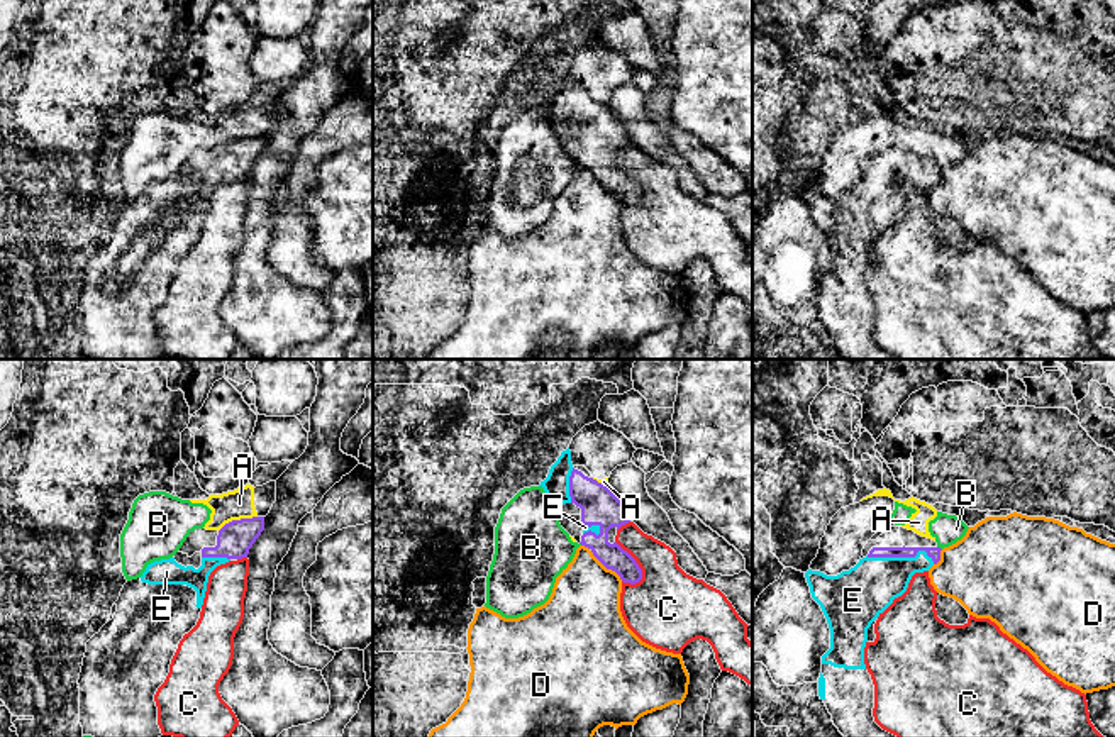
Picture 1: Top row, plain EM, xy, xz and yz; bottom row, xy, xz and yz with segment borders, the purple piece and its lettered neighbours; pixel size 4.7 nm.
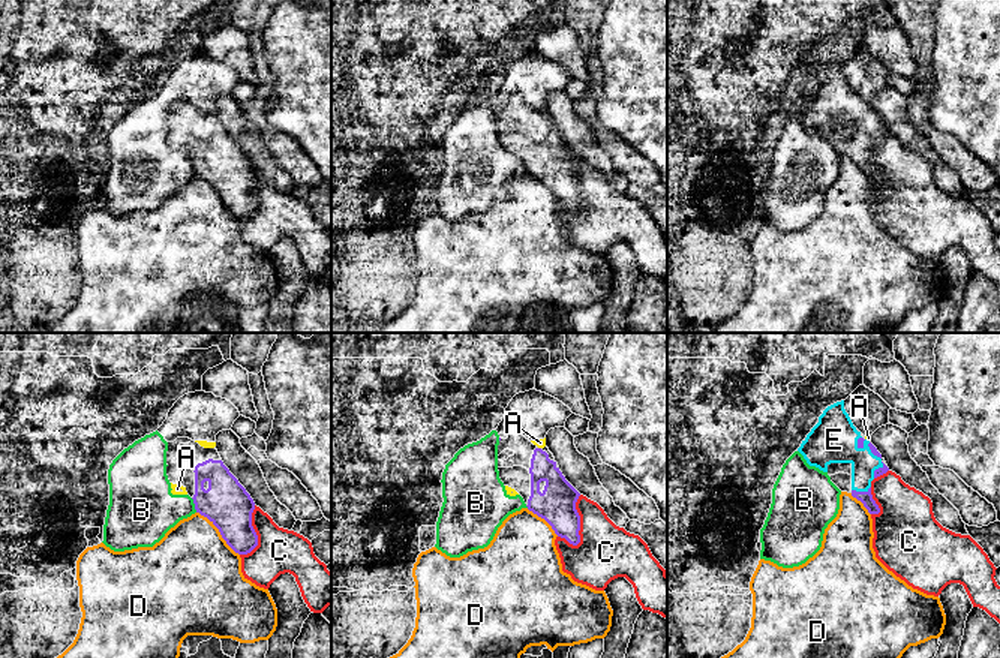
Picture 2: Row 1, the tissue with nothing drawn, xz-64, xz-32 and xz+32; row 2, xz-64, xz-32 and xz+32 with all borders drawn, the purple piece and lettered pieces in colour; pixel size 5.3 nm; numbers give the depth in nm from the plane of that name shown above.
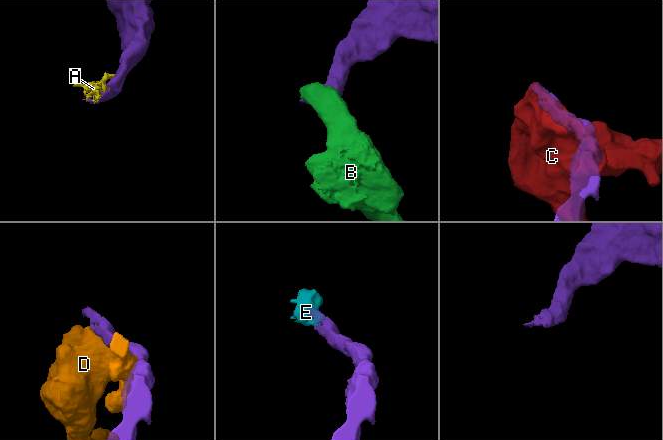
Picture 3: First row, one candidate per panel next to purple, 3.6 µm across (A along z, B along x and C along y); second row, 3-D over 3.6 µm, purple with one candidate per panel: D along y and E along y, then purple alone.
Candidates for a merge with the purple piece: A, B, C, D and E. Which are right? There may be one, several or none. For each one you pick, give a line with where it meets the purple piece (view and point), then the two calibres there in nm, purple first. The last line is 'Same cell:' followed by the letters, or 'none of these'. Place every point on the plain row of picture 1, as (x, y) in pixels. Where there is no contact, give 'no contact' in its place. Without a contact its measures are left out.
E: contact yz (902, 177); calibres 60 and 260 nm
Same cell: E

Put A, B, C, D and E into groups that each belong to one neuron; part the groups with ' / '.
A B / C / D / E

